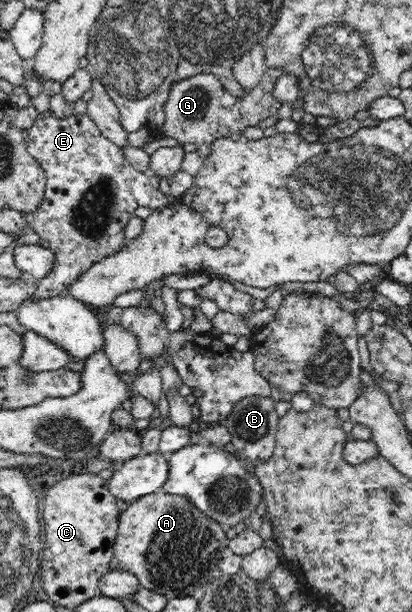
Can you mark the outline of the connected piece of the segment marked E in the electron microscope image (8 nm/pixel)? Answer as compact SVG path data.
M52 109L39 112L36 122L28 129L27 151L44 169L47 190L43 203L35 212L26 215L28 223L40 235L40 240L55 256L50 272L38 280L33 301L40 302L56 296L61 296L83 272L86 272L95 262L108 258L128 246L126 226L130 218L136 216L138 208L160 209L170 202L174 196L164 196L150 182L150 176L145 175L128 162L124 151L116 146L98 127L96 121L90 119L88 113L72 113L69 117L58 117Z

